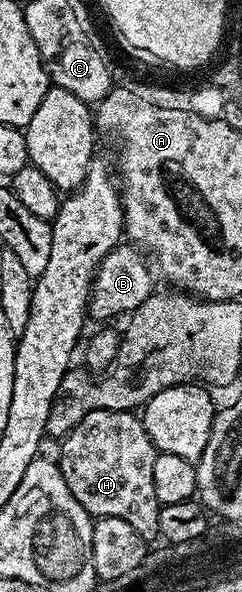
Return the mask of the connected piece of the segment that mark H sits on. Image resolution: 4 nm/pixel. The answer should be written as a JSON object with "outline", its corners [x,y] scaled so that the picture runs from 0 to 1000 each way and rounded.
{"outline":[[[533,693],[368,696],[256,747],[244,792],[298,836],[388,875],[508,875],[591,914],[649,912],[665,853],[632,821],[649,758],[583,706]]]}

